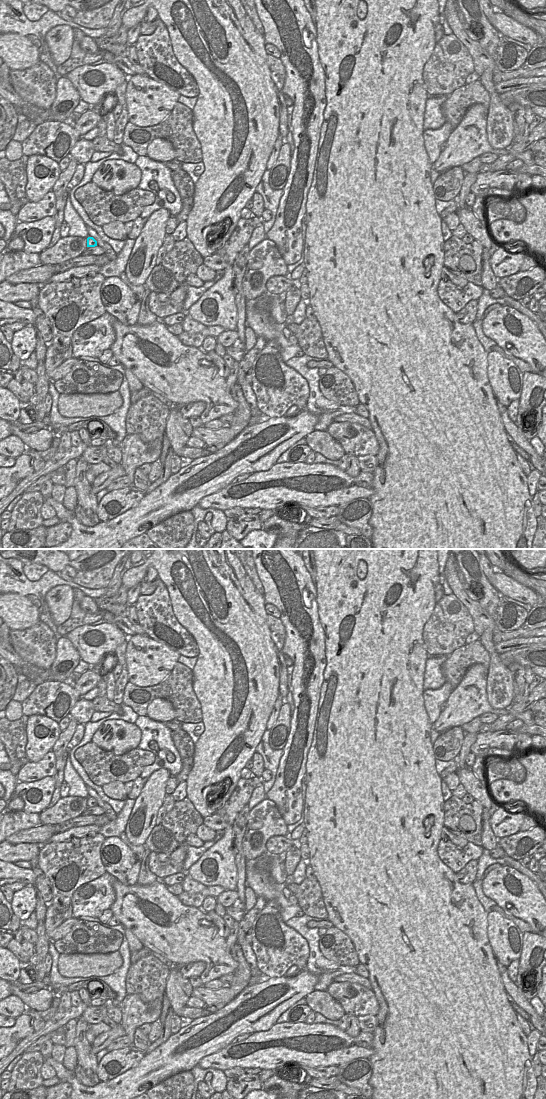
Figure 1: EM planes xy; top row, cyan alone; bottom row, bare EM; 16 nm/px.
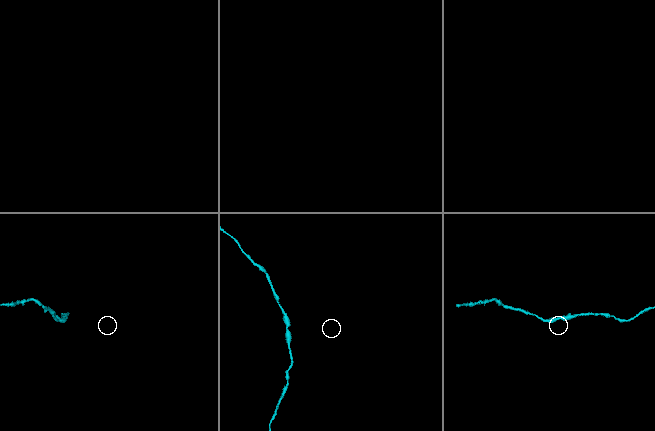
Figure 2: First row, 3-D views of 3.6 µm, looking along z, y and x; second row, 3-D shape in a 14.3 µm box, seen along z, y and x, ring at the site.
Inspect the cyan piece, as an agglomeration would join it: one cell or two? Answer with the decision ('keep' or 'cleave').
keep

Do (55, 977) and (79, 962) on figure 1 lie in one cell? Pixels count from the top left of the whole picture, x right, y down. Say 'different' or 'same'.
different

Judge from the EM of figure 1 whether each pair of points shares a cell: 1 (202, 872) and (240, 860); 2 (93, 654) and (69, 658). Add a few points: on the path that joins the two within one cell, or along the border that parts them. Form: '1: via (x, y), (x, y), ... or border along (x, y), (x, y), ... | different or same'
1: border along (232, 839), (237, 885) | different
2: border along (66, 636), (80, 658) | different

